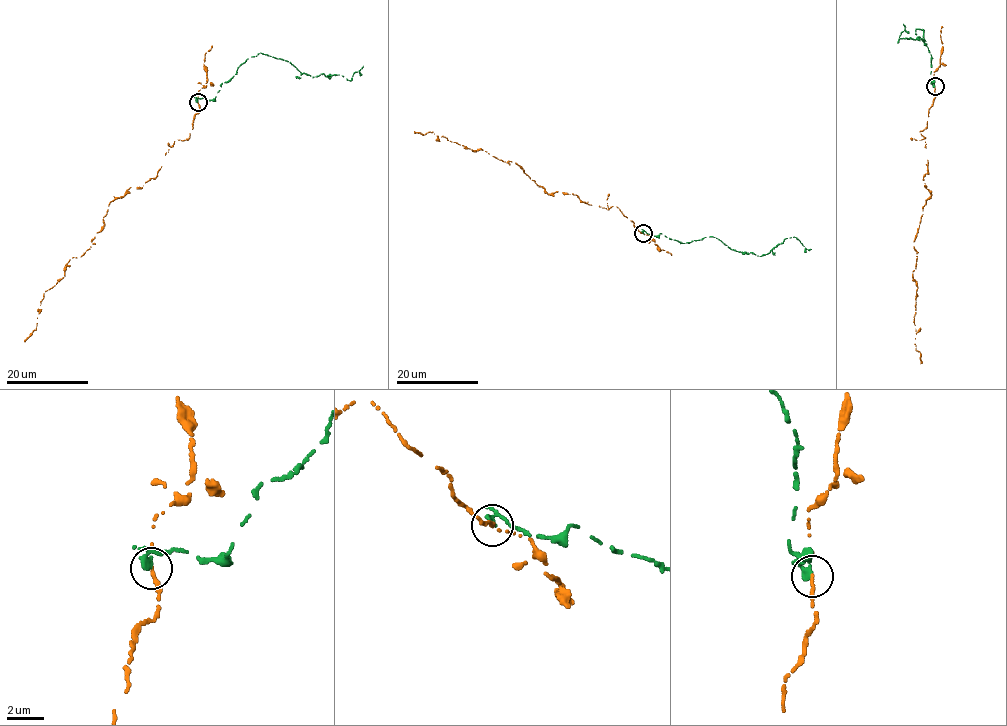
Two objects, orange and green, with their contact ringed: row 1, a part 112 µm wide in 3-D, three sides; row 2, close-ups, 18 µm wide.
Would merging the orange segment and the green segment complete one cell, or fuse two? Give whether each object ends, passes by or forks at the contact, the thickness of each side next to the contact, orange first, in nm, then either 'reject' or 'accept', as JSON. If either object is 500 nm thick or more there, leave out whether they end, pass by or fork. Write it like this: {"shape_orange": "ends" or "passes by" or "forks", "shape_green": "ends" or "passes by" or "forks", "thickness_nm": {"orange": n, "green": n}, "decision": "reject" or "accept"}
{"shape_orange": "ends", "shape_green": "passes by", "thickness_nm": {"orange": 200, "green": 240}, "decision": "reject"}

